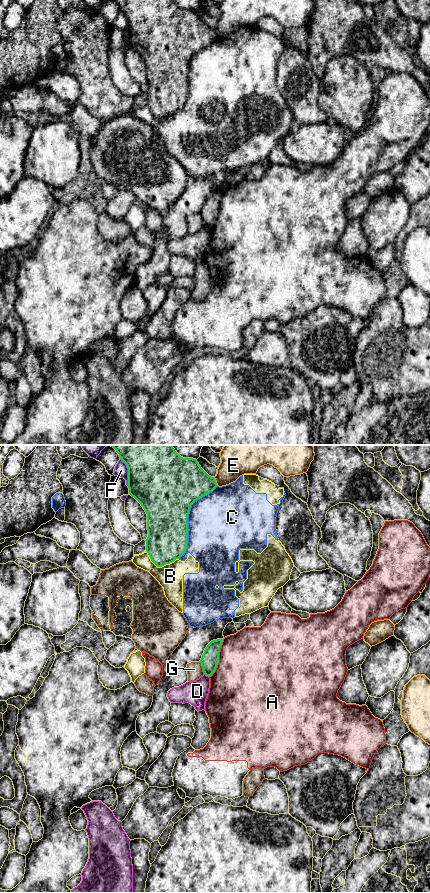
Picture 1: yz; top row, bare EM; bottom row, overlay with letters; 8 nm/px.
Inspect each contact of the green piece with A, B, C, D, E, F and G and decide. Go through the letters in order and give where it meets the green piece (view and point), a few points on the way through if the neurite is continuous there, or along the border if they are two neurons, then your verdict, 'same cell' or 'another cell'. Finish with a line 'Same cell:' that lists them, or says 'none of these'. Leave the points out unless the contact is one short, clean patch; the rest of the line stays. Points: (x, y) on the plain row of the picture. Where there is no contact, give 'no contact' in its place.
A: meets green in yz at (218, 210); border along yz (223, 191), (220, 197), (219, 214), (215, 223), (209, 229); another cell
B: meets green in yz at (160, 118); another cell
C: meets green in yz at (187, 71); another cell
D: meets green in yz at (206, 227); border along yz (204, 225), (208, 229); another cell
E: meets green in yz at (215, 33); another cell
F: meets green in yz at (128, 24); another cell
G: meets green in yz at (202, 219); another cell
Same cell: none of these

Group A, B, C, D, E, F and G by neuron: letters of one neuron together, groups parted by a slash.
A / B C / D / E / F / G

